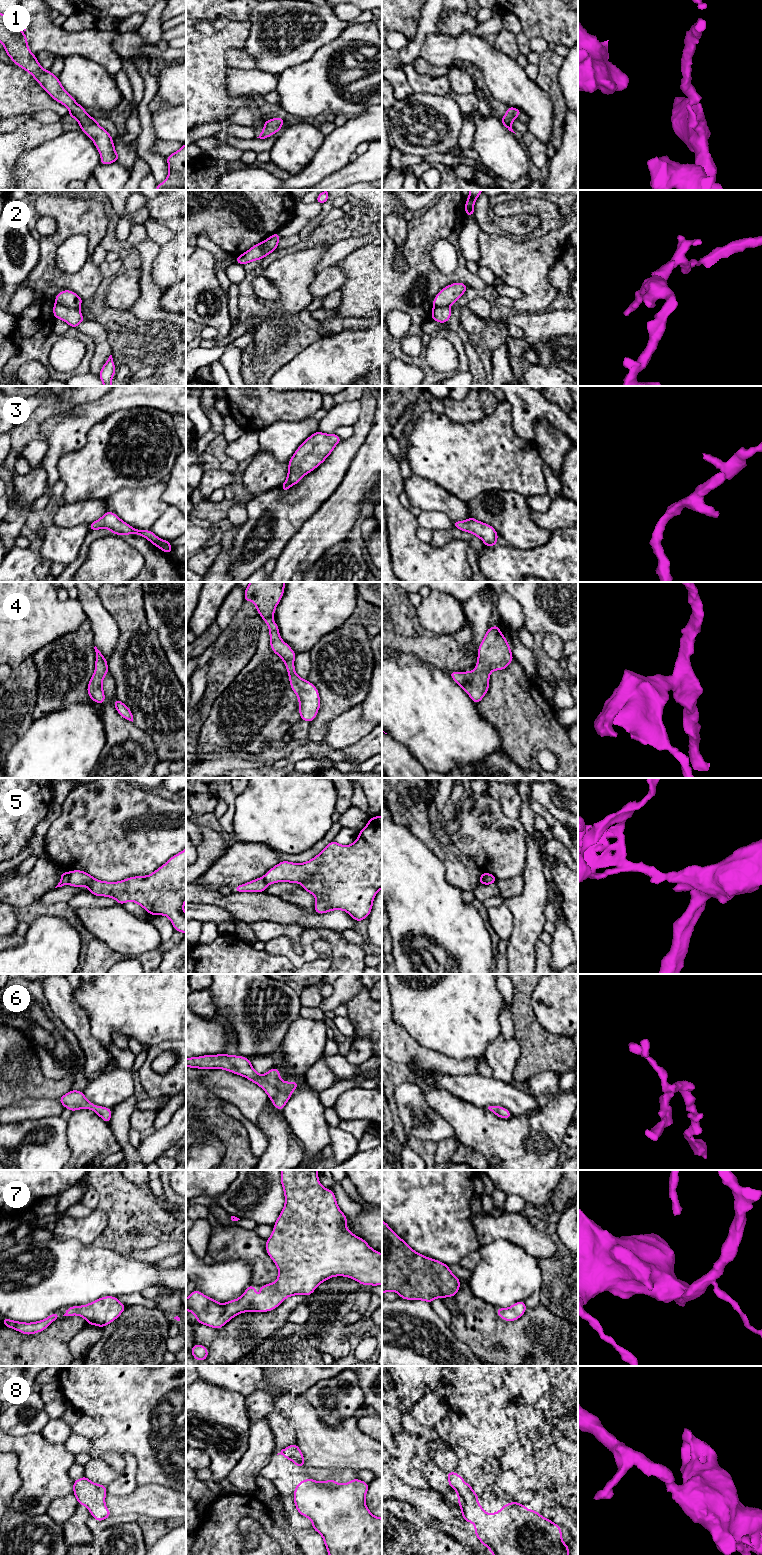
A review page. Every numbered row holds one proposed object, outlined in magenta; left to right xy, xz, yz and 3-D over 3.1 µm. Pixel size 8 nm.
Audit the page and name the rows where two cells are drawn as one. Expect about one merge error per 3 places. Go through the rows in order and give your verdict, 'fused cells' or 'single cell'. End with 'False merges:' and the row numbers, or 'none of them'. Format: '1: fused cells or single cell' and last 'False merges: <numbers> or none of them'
1: single cell
2: fused cells
3: single cell
4: single cell
5: fused cells
6: single cell
7: single cell
8: single cell
False merges: 2, 5

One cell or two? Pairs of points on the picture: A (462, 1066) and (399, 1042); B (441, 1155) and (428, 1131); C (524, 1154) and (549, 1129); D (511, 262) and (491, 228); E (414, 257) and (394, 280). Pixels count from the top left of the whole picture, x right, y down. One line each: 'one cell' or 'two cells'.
A: one cell
B: two cells
C: one cell
D: two cells
E: one cell

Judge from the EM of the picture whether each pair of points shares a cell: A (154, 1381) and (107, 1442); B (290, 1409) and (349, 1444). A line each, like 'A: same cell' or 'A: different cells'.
A: same cell
B: same cell

